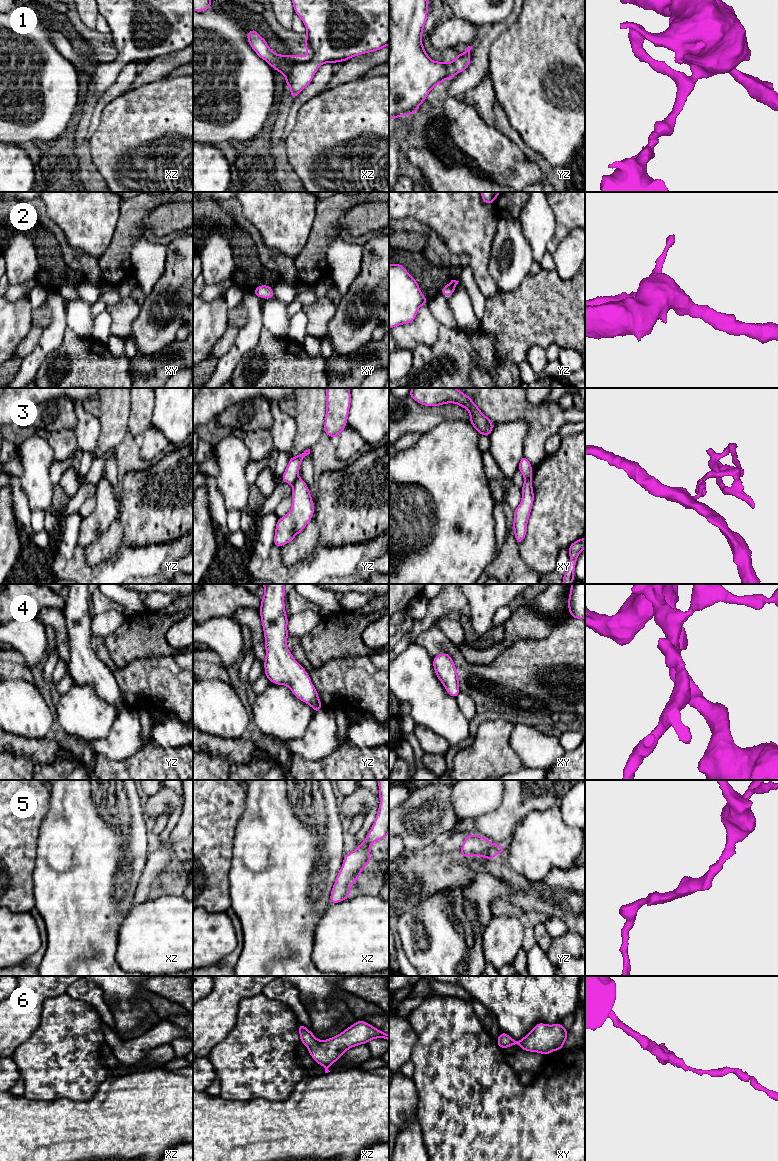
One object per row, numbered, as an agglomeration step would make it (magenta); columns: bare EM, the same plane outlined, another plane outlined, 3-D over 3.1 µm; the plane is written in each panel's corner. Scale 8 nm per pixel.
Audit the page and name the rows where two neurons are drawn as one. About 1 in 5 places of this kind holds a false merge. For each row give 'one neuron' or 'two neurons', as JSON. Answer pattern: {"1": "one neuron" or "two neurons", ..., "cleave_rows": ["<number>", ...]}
{"1": "one neuron", "2": "one neuron", "3": "two neurons", "4": "one neuron", "5": "one neuron", "6": "one neuron", "cleave_rows": ["3"]}

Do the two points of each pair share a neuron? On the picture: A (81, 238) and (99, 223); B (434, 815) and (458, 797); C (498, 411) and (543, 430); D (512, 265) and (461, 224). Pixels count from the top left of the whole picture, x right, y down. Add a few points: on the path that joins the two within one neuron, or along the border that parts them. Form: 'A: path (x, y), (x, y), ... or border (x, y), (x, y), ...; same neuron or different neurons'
A: path (85, 234), (95, 225); same neuron
B: border (451, 790), (451, 806), (459, 819); different neurons
C: path (509, 411), (524, 411), (532, 419); same neuron
D: border (497, 225), (494, 231), (488, 271); different neurons

